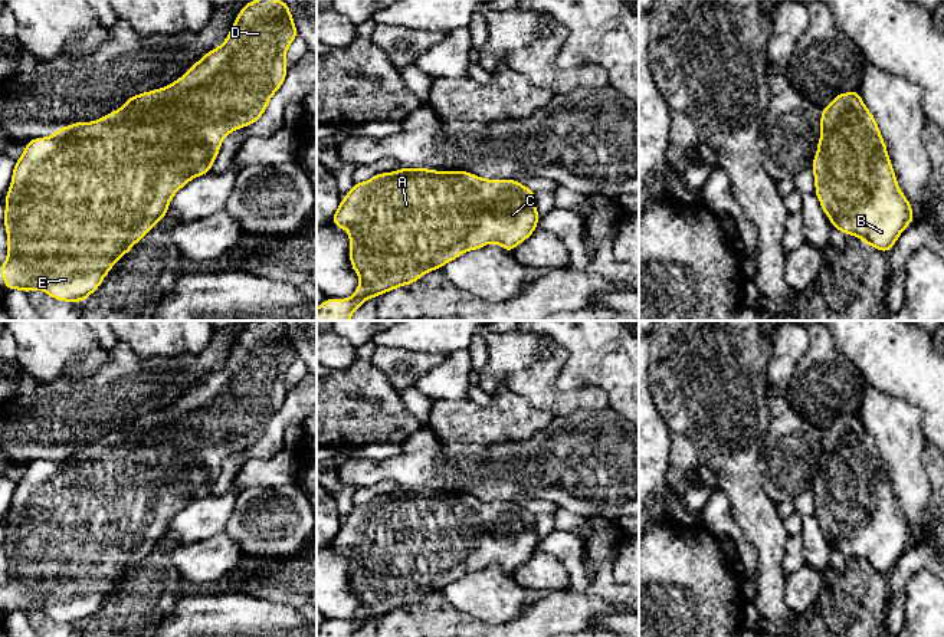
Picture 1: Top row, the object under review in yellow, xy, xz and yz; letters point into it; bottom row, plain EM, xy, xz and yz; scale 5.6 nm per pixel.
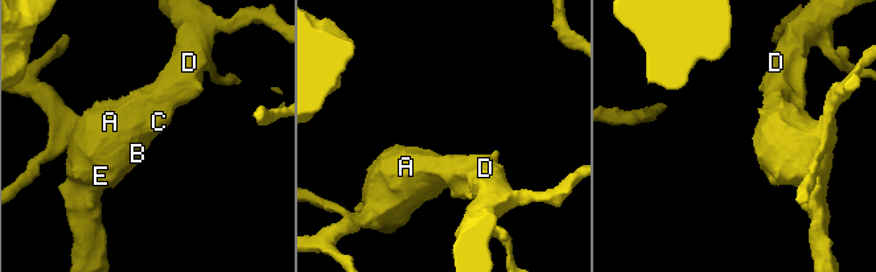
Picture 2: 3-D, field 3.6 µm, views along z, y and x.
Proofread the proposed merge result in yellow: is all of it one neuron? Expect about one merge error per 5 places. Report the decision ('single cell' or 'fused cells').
single cell

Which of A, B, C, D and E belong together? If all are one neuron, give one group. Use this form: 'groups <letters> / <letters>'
groups A B C D E

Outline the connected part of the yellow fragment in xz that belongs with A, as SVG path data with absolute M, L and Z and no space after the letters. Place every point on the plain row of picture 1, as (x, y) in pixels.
M400 490L394 495L381 495L366 505L355 505L340 525L332 545L350 555L351 590L361 604L353 620L325 621L317 637L351 637L368 620L414 605L426 594L437 592L465 574L498 565L507 574L528 561L537 551L538 533L534 528L535 513L517 502L482 502L468 493L433 493L427 490Z

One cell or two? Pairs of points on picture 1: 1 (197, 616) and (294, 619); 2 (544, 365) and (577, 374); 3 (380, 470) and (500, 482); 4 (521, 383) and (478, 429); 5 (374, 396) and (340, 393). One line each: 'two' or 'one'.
1: one
2: two
3: one
4: two
5: one

